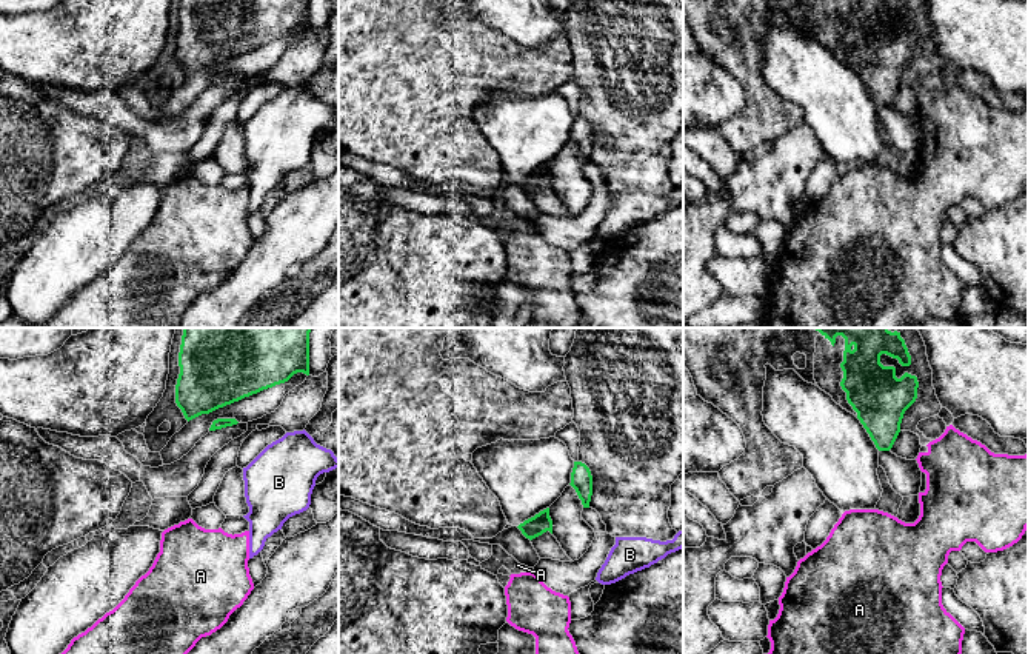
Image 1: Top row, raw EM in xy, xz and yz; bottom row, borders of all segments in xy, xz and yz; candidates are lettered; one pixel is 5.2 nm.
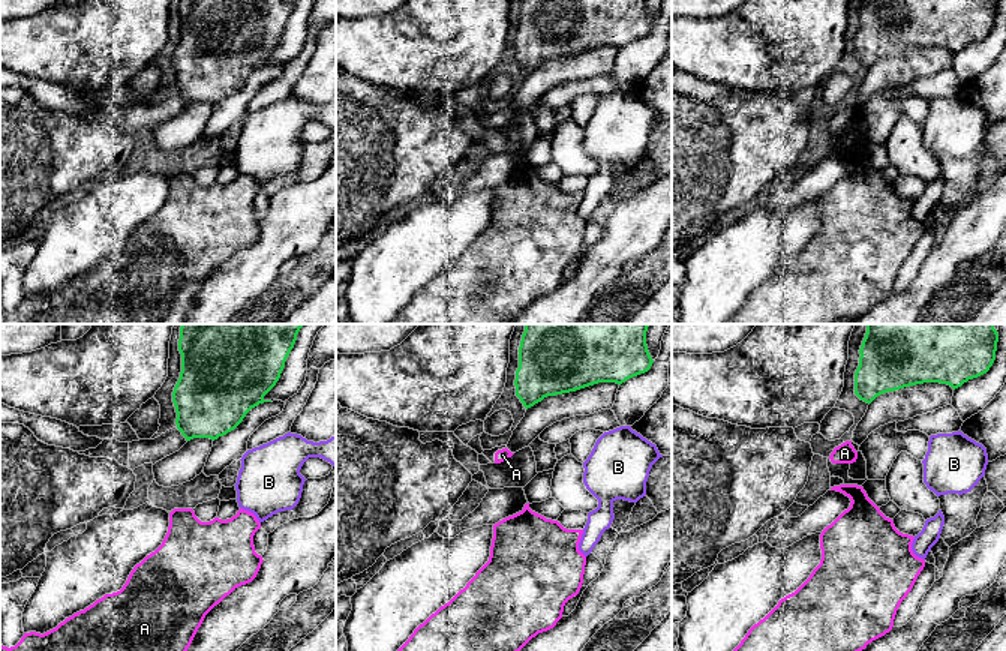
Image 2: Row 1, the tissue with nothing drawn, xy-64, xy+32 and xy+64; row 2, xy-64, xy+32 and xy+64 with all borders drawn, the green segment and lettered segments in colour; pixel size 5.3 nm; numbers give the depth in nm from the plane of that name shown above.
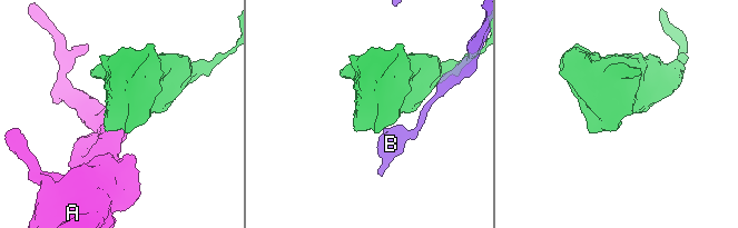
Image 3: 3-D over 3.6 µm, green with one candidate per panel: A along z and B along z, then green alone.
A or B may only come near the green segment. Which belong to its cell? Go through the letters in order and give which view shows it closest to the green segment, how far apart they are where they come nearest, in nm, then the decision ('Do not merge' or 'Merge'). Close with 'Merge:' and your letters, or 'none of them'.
A: Closest in xz. Distance 140 nm. Do not merge
B: Closest in xy. Distance 200 nm. Do not merge
Merge: none of them

